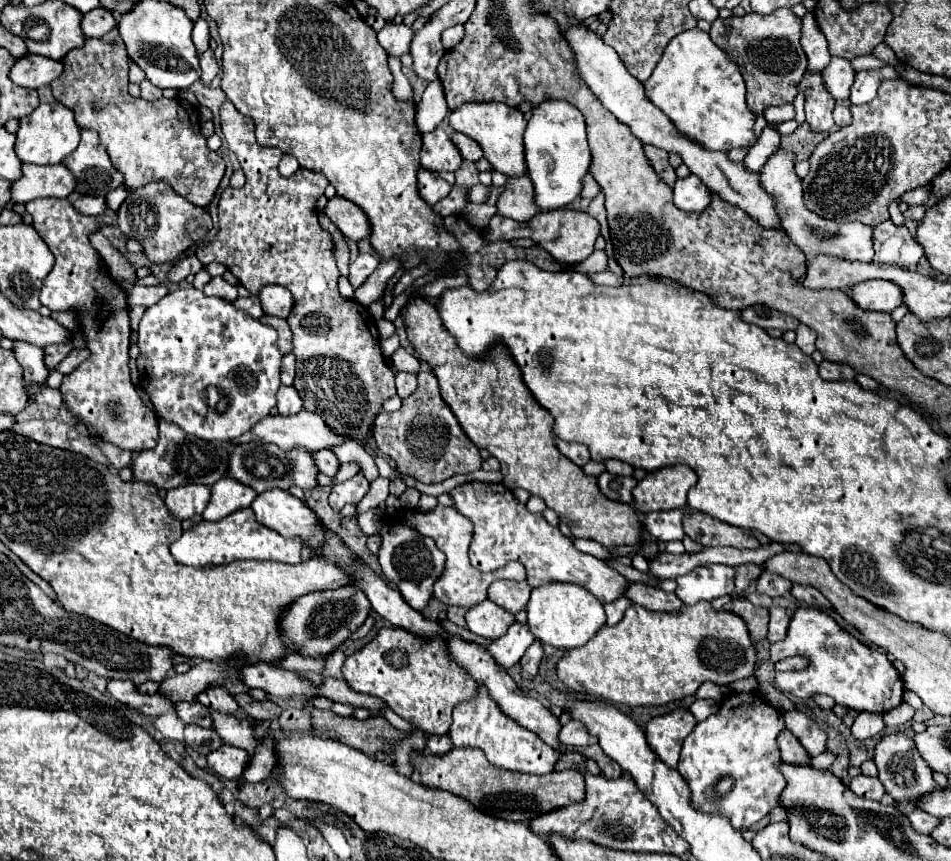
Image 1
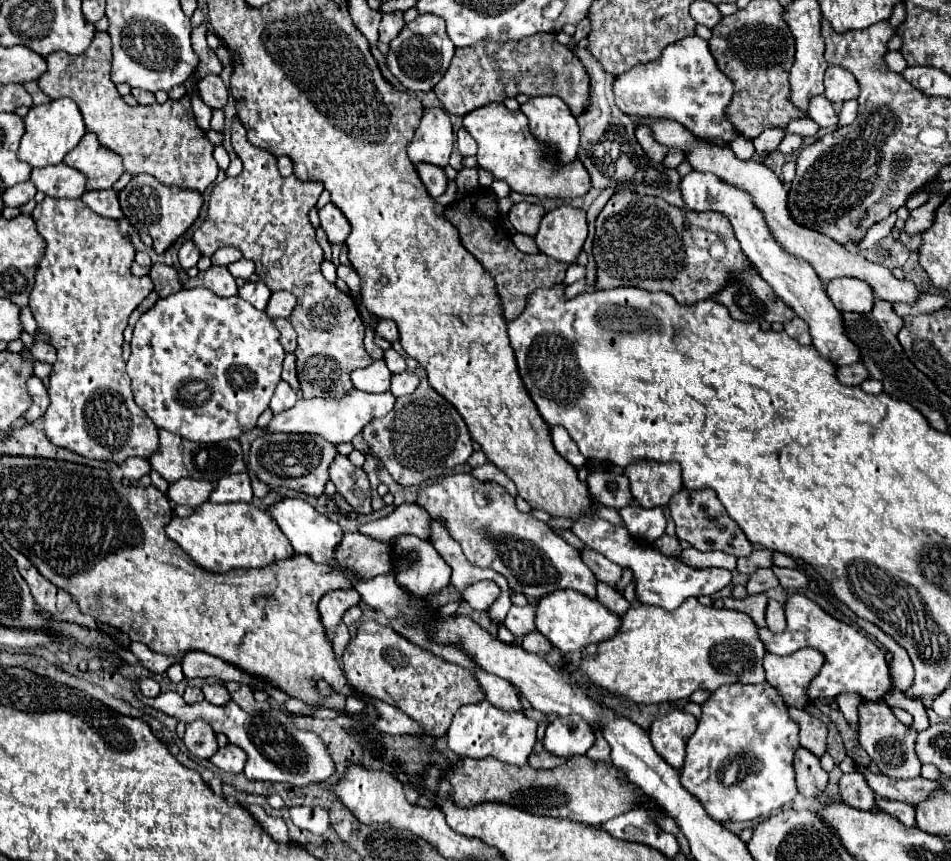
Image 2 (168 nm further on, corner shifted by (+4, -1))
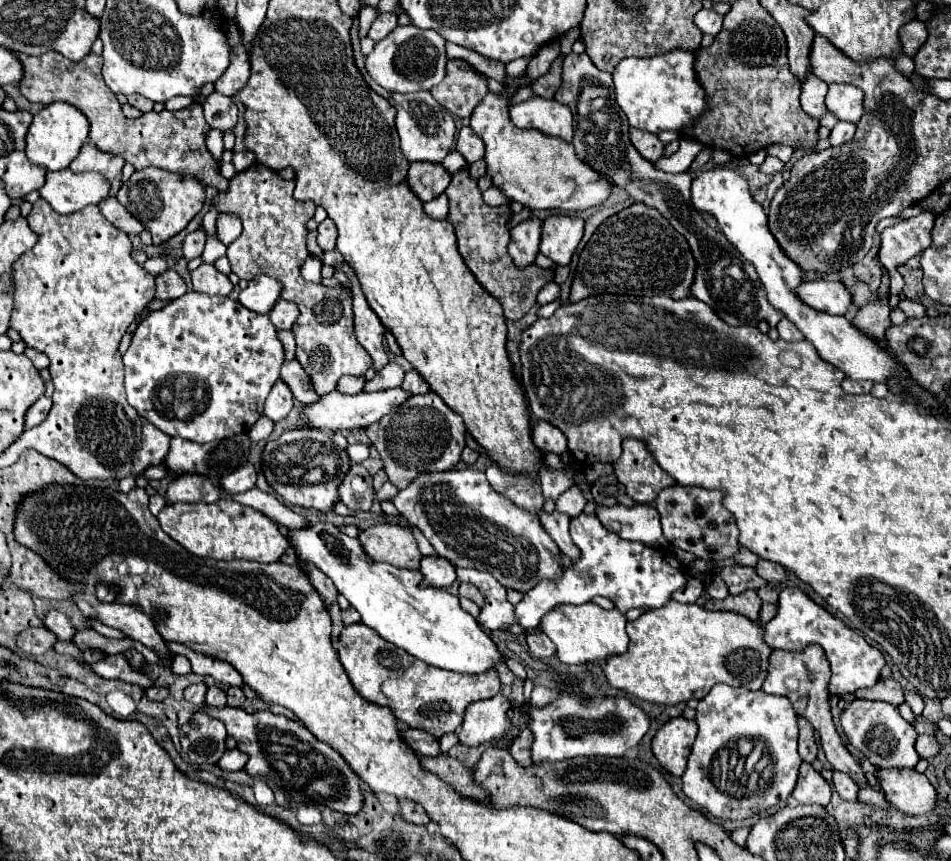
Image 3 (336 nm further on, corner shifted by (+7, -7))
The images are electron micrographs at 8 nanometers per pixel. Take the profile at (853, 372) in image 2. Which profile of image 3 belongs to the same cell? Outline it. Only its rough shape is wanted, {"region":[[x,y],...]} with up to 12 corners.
{"region":[[844,379],[846,393],[870,393],[872,381]]}

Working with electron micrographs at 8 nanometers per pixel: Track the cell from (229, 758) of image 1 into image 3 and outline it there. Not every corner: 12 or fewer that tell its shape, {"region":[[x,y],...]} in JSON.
{"region":[[230,749],[218,765],[226,771],[244,769],[248,755],[240,749]]}

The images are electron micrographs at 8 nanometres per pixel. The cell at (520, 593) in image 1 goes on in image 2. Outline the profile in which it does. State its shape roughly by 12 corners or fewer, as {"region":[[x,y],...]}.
{"region":[[479,581],[465,589],[473,609],[487,611],[499,597],[499,585]]}

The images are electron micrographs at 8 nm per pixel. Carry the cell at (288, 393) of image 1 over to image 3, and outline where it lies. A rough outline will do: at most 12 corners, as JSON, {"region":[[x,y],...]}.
{"region":[[278,379],[264,403],[264,415],[276,423],[290,413],[294,395]]}

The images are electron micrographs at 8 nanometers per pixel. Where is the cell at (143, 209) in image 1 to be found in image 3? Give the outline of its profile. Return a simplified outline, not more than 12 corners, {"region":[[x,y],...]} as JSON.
{"region":[[144,167],[116,199],[152,233],[180,233],[202,209],[192,175]]}

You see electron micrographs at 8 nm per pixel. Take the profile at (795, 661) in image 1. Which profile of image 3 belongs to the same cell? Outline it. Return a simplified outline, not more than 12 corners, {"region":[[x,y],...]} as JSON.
{"region":[[816,645],[774,651],[764,691],[808,719],[834,771],[868,785],[830,715],[830,665]]}

